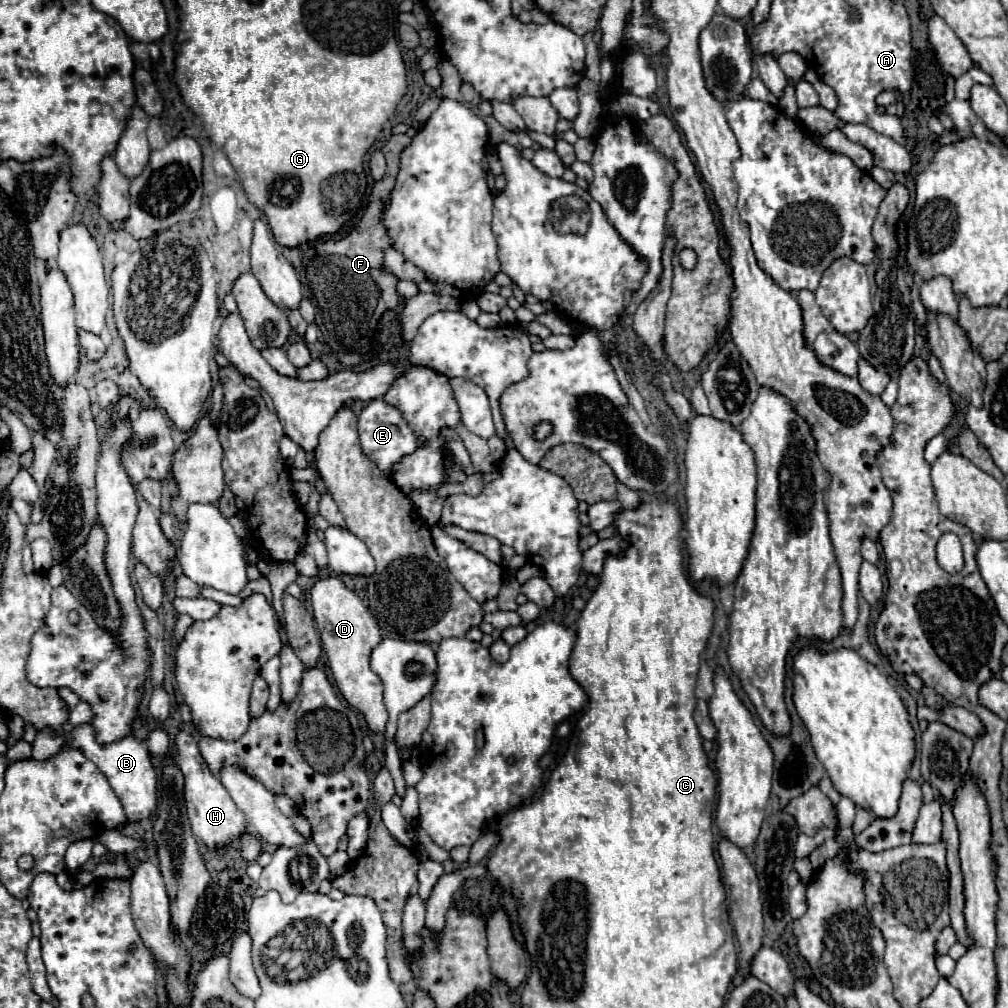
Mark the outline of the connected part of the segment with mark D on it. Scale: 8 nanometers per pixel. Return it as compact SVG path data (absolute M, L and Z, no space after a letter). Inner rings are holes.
M339 576L319 578L311 588L311 604L317 628L321 632L321 644L329 660L331 674L343 698L357 708L373 732L383 732L387 724L387 710L383 706L383 684L369 668L369 654L379 644L379 626L363 604L363 600L349 590Z

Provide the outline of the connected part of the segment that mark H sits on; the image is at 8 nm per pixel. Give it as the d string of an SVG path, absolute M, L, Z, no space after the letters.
M181 730L175 736L175 746L177 746L177 764L185 778L183 798L185 798L187 816L189 816L193 834L209 848L225 848L245 830L245 826L247 826L245 814L235 806L235 802L231 800L231 796L227 794L227 790L223 788L219 778L209 770L207 762L199 754L197 740L189 732Z

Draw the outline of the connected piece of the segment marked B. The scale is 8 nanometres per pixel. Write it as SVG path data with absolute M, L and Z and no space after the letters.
M89 724L77 726L67 736L67 740L71 742L71 746L81 748L83 754L89 760L93 760L97 768L107 776L129 822L141 822L153 814L153 810L157 808L157 774L155 774L155 766L151 762L147 744L143 740L137 740L135 736L127 736L111 744L97 744Z

